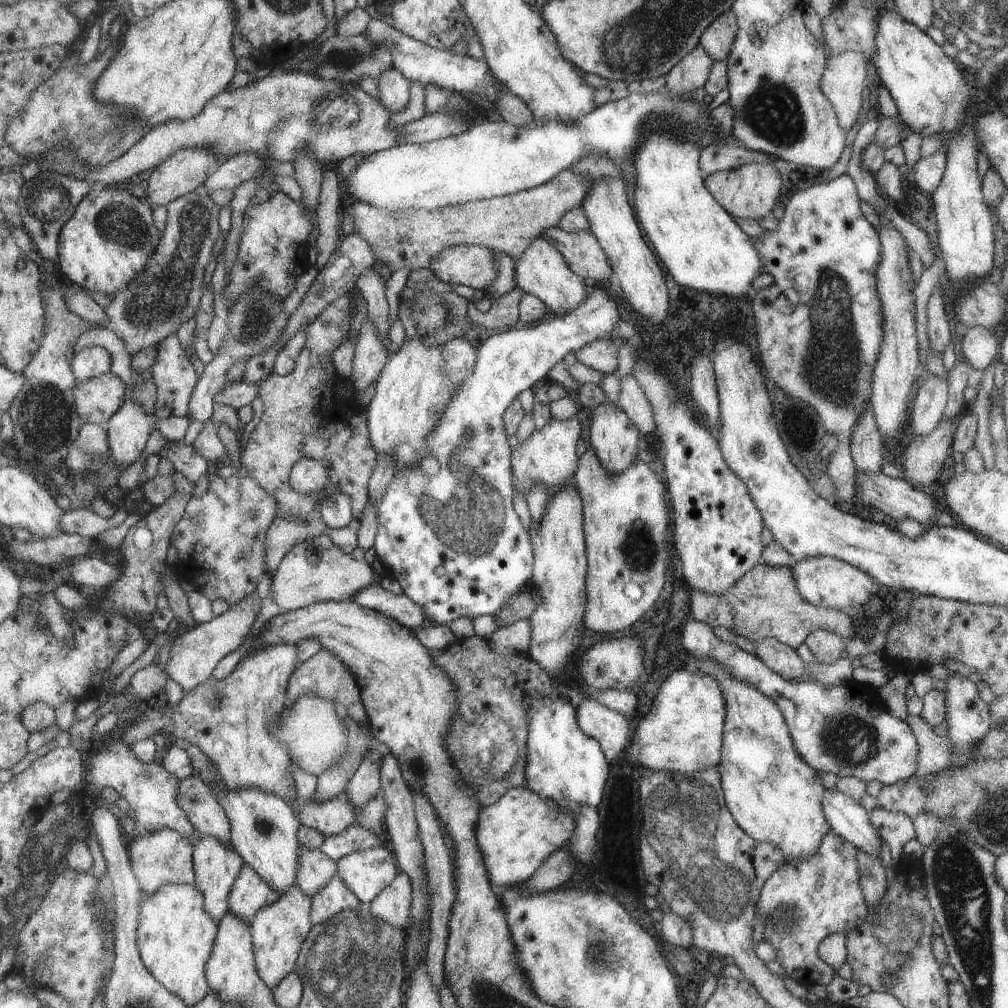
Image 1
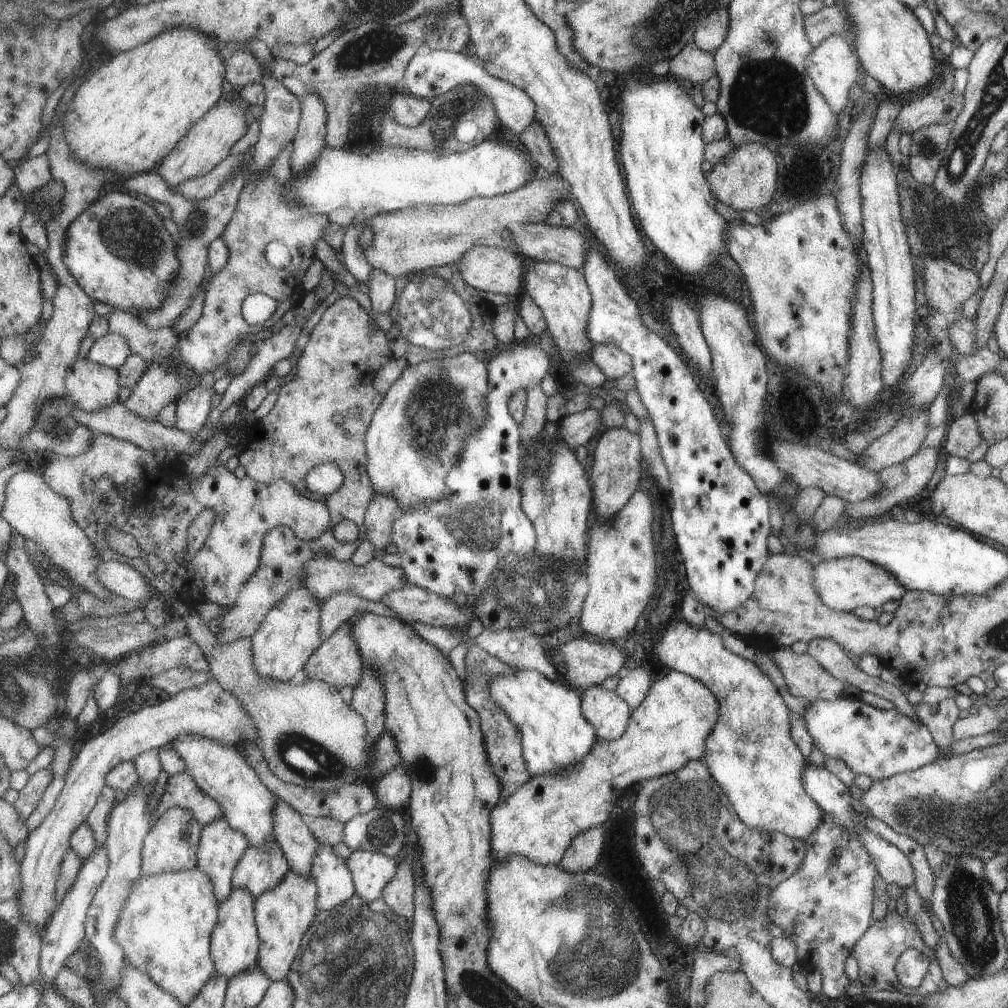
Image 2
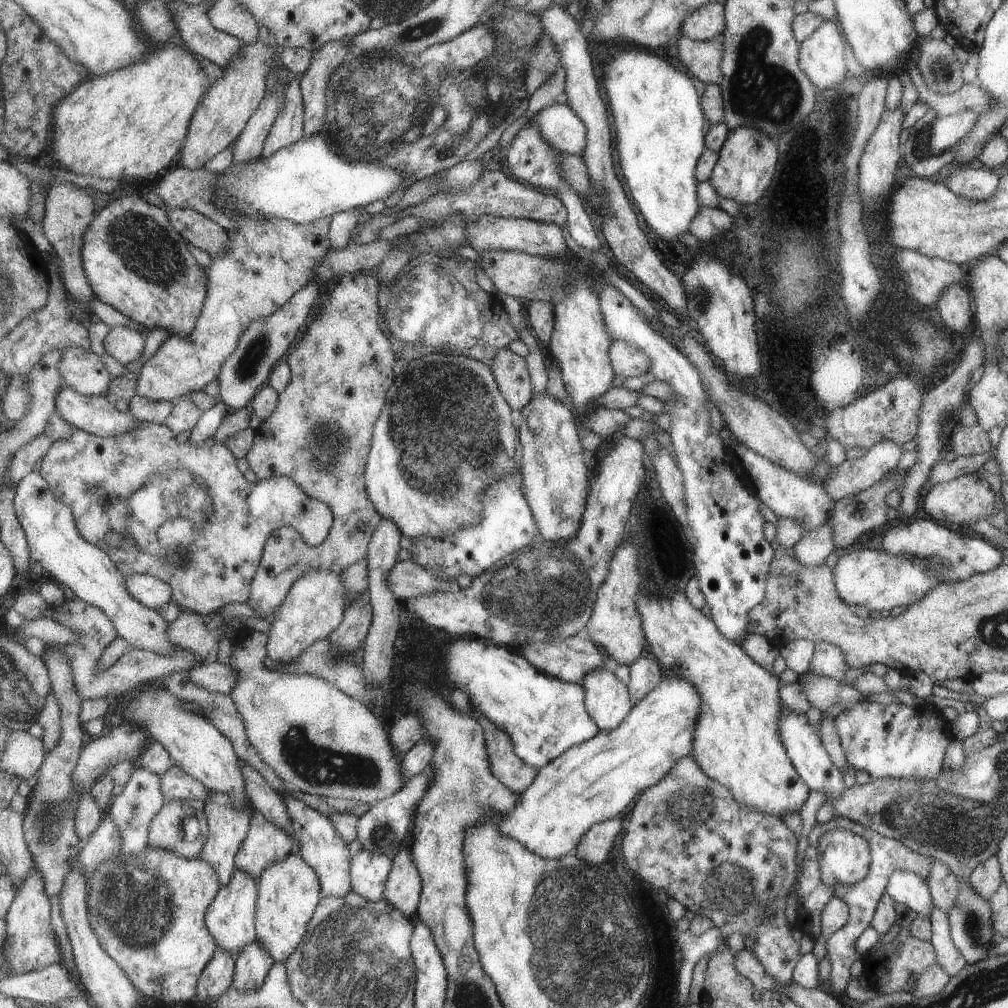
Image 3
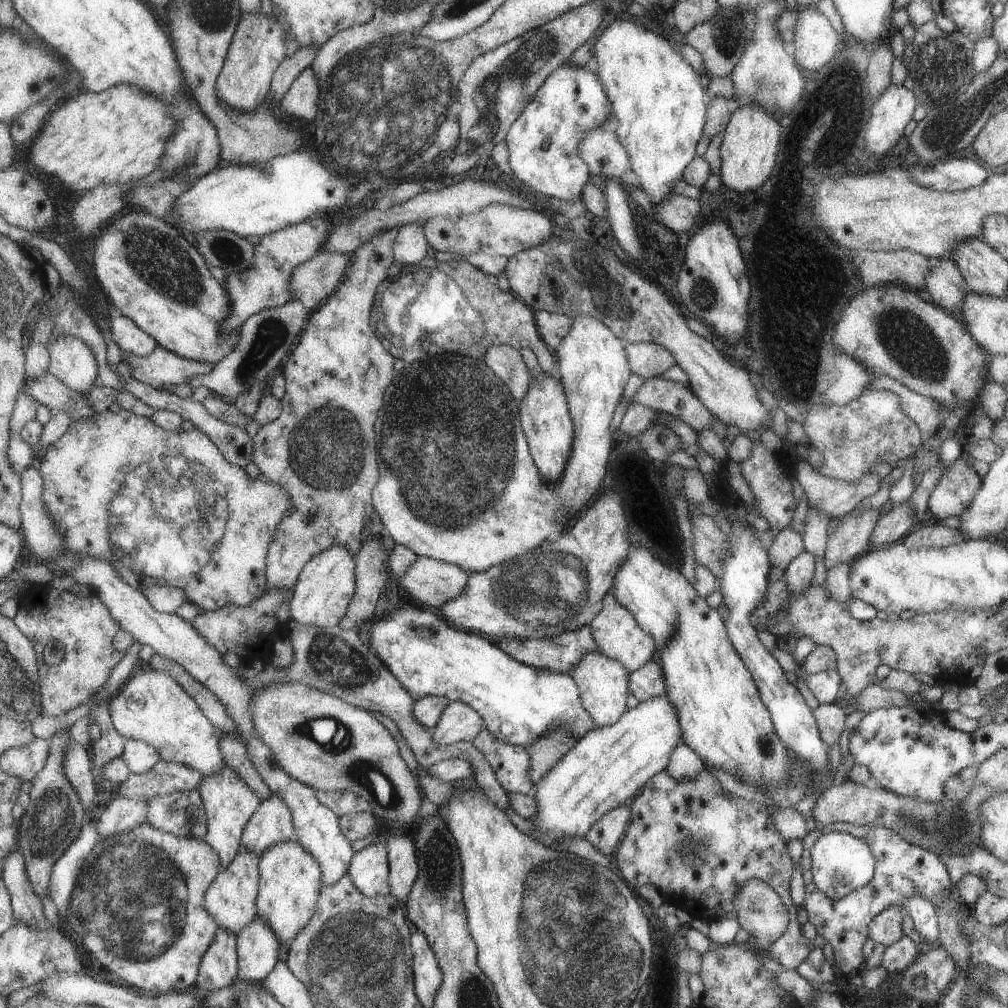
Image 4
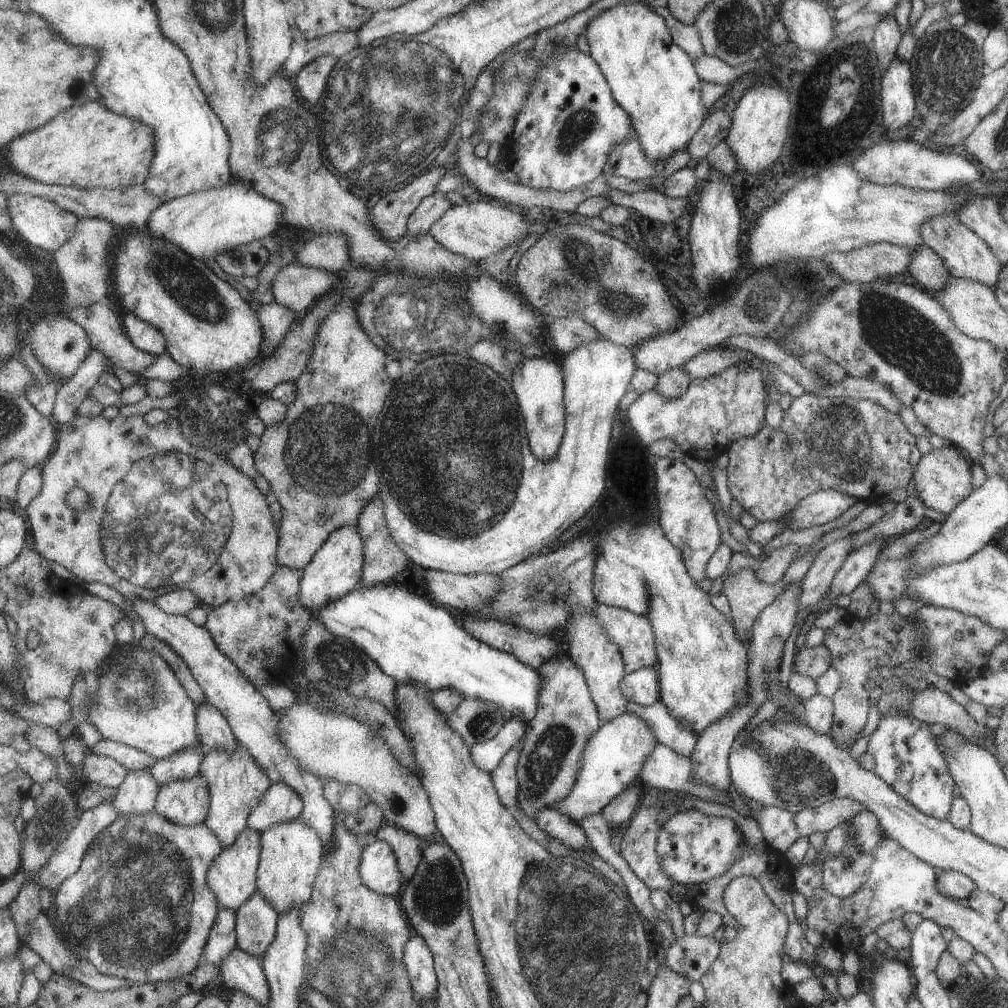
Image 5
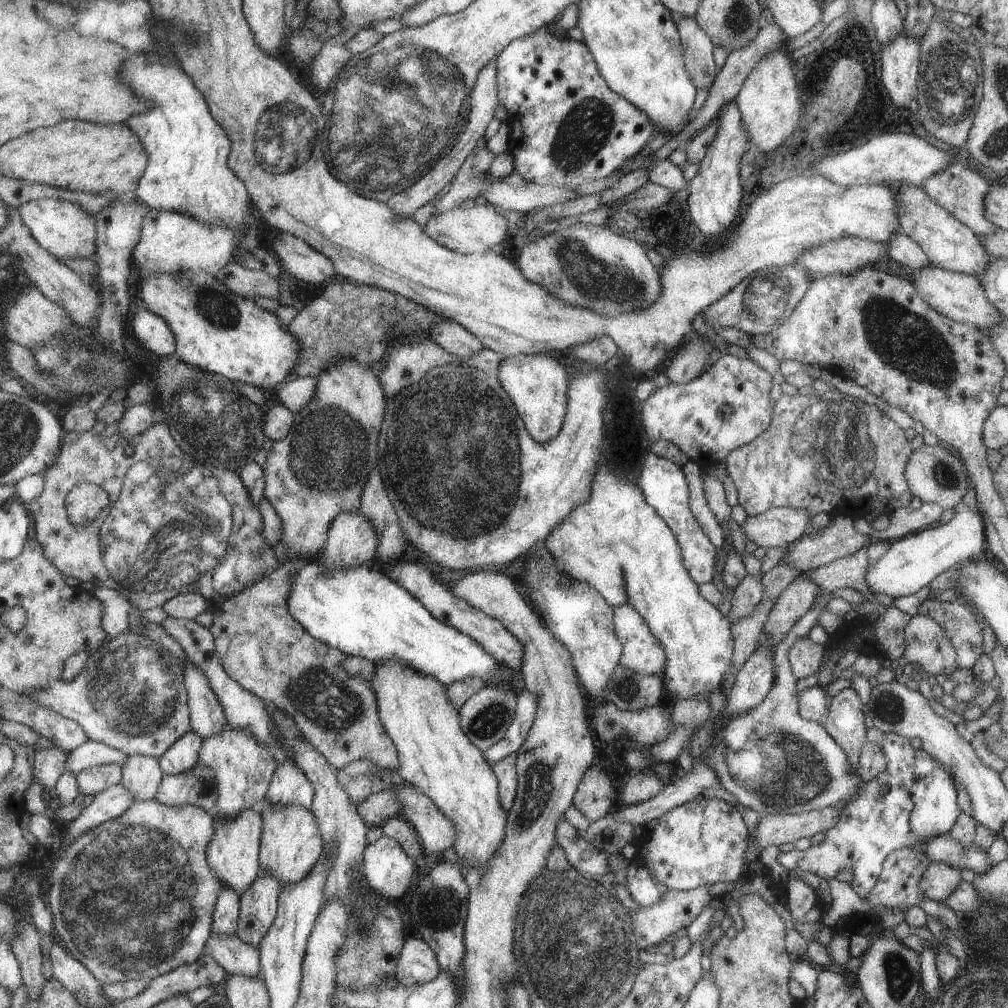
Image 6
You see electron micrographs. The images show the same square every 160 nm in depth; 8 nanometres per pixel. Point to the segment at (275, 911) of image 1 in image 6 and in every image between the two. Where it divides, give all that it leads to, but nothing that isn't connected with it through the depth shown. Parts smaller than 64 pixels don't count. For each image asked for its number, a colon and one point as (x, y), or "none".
2: (284, 914)
3: (290, 891)
4: (291, 876)
5: (292, 852)
6: (292, 843)

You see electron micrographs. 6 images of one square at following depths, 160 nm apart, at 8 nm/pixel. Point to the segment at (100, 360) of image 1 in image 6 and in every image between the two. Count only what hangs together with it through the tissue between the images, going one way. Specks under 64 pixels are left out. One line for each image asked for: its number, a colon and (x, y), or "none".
2: (112, 350)
3: (126, 344)
4: (126, 333)
5: (148, 338)
6: (153, 332)

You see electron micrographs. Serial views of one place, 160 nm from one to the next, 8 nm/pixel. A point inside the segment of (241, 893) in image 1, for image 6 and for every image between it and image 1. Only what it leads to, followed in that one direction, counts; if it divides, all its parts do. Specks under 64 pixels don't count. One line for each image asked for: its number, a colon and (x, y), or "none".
2: (263, 868)
3: (267, 843)
4: (273, 823)
5: (282, 803)
6: (291, 787)

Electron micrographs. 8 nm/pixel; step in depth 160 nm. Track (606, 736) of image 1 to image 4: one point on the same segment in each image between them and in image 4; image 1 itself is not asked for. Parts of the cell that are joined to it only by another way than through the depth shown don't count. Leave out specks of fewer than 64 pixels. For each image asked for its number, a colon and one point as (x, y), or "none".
2: (604, 709)
3: (607, 701)
4: (602, 681)

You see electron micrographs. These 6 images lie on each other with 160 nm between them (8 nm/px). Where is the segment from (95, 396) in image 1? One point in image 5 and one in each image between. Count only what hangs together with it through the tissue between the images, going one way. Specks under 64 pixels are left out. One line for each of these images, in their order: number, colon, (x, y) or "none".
2: (90, 386)
3: (83, 369)
4: (73, 361)
5: (60, 344)

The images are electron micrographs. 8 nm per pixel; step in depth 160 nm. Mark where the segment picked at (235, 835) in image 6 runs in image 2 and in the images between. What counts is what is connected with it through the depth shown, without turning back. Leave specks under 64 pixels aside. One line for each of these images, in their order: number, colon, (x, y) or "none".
2: (235, 947)
3: (232, 916)
4: (232, 898)
5: (234, 876)

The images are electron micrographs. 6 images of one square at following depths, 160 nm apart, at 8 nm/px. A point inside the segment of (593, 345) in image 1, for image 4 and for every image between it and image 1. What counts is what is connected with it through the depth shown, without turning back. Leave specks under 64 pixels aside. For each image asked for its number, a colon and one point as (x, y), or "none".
2: (610, 360)
3: (627, 361)
4: (647, 360)

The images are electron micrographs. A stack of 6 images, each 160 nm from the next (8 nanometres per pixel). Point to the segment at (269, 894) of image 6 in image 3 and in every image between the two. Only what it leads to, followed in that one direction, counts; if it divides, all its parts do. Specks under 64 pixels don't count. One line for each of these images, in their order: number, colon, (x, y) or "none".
3: (253, 965)
4: (258, 946)
5: (257, 923)

